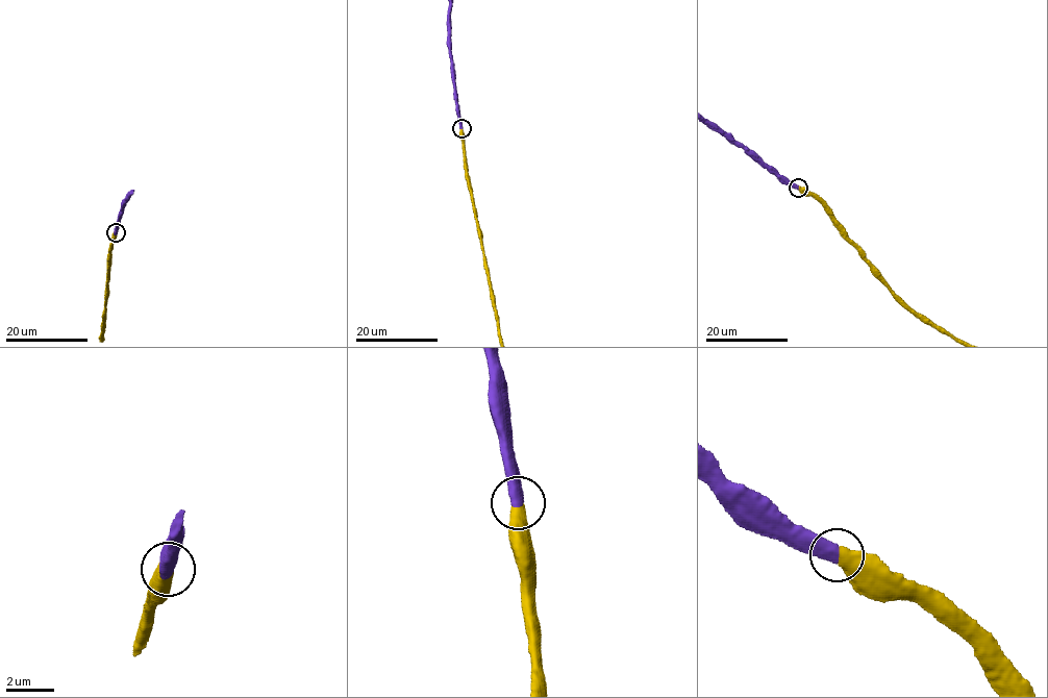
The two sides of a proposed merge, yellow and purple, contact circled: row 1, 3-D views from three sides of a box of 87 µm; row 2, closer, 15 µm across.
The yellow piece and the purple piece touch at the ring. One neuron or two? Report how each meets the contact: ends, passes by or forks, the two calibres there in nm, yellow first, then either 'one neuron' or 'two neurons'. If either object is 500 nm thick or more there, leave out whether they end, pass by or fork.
650 nm thick on the yellow side, 600 nm on the other; one neuron

